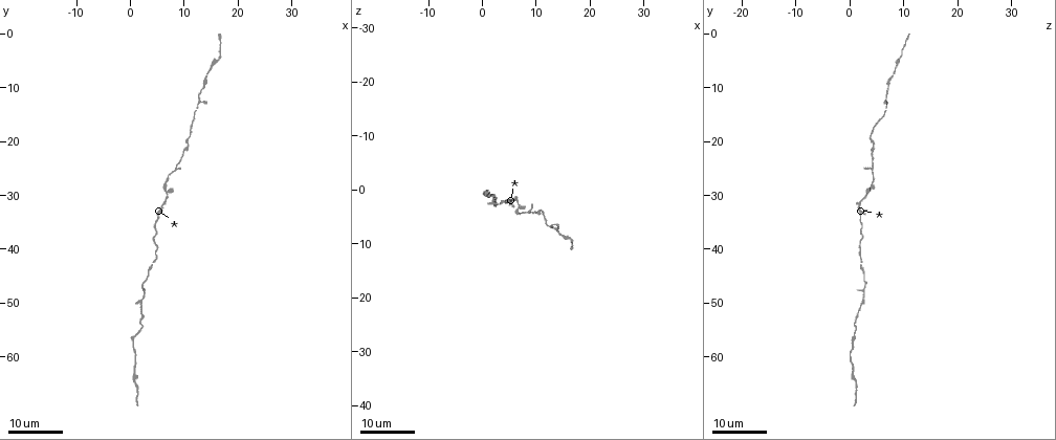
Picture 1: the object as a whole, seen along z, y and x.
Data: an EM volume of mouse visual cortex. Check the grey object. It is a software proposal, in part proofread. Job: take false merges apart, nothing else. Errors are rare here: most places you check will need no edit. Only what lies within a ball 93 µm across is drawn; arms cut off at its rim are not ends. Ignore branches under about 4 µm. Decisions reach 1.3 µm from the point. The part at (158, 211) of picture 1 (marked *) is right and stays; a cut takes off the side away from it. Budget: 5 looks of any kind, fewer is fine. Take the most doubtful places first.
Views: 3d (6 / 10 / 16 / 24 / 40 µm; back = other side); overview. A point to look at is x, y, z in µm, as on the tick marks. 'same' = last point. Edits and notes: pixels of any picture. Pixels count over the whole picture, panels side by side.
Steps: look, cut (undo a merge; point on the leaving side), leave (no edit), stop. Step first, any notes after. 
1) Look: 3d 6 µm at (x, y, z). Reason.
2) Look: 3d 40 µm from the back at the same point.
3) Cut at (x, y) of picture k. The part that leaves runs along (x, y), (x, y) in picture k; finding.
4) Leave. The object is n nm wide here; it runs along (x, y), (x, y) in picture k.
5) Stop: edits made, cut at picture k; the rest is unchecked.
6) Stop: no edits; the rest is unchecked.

Look: 3d 16 µm at (7.5, 29.0, 3.5). Three-way junction.

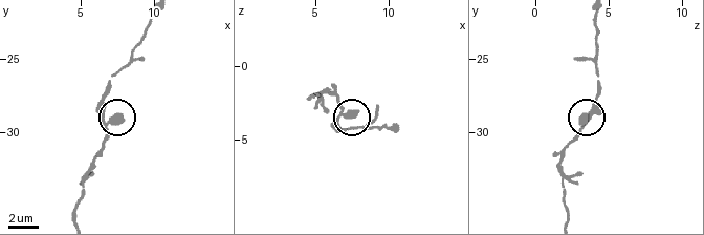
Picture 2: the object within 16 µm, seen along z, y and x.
Look: 3d 10 µm at (7.0, 29.4, 3.4).

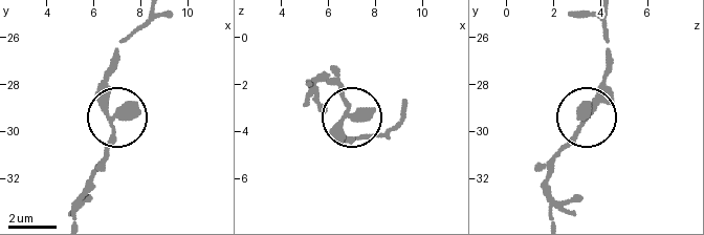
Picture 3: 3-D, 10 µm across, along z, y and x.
Leave. The object is 300 nm wide here; continuous, no second neuron.

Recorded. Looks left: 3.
Look: 3d 16 µm at (12.5, 13.5, 7.0). Two arms in line, one across.

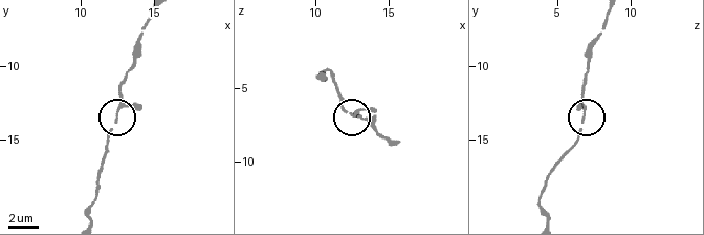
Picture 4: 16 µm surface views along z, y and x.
Look: 3d 6 µm at (12.4, 13.6, 6.8).

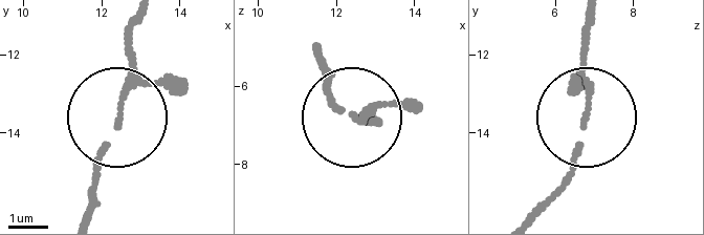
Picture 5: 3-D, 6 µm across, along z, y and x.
Leave. The object is 110 nm wide here; it runs along (84, 211), (117, 121), (128, 24) in picture 5; continuous, no second neuron.

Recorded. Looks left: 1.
Stop: no edits; the rest is unchecked.

